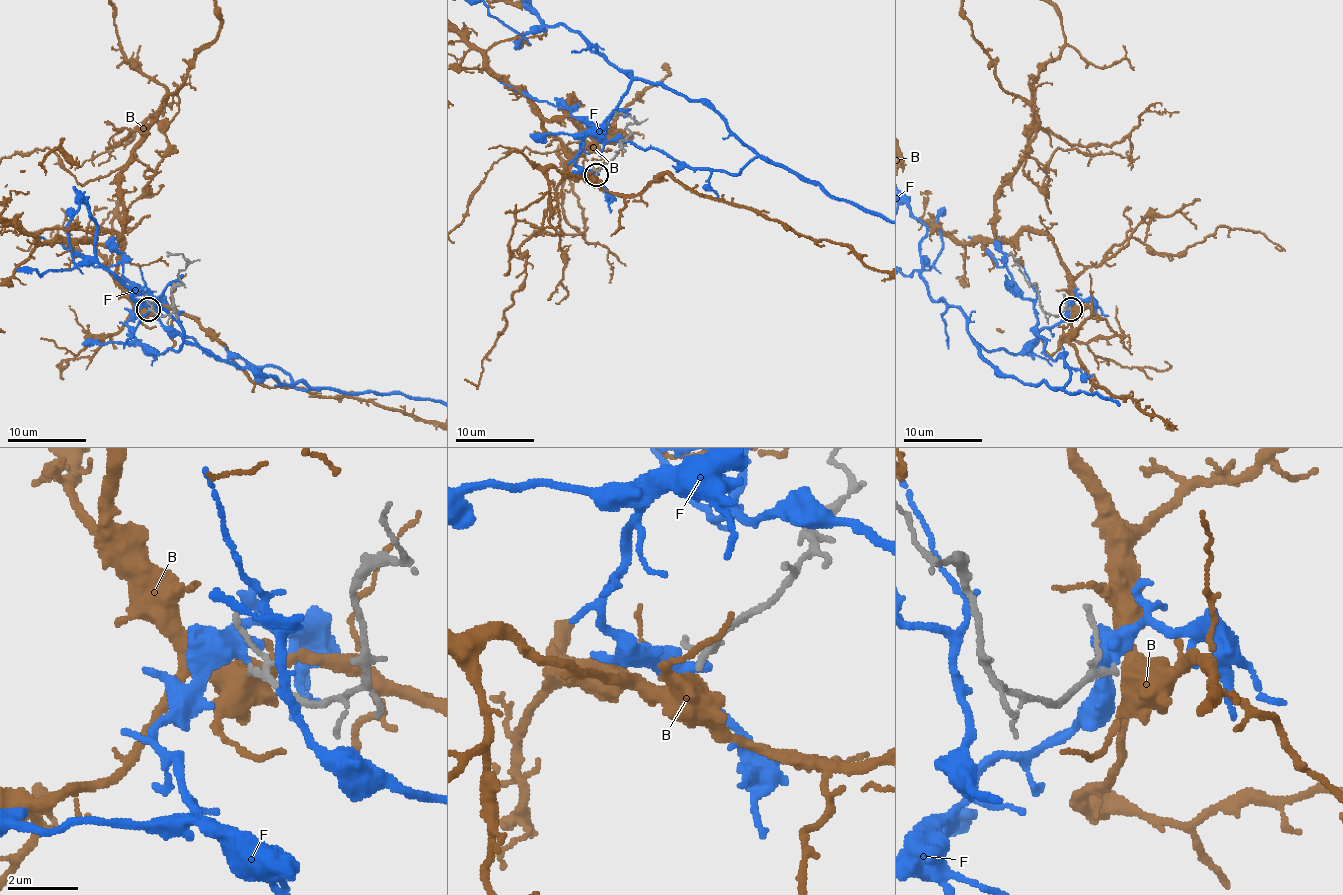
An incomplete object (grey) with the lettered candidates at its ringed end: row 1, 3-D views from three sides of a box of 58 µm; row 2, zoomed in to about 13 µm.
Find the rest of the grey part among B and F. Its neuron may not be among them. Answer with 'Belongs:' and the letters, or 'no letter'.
Belongs: B

